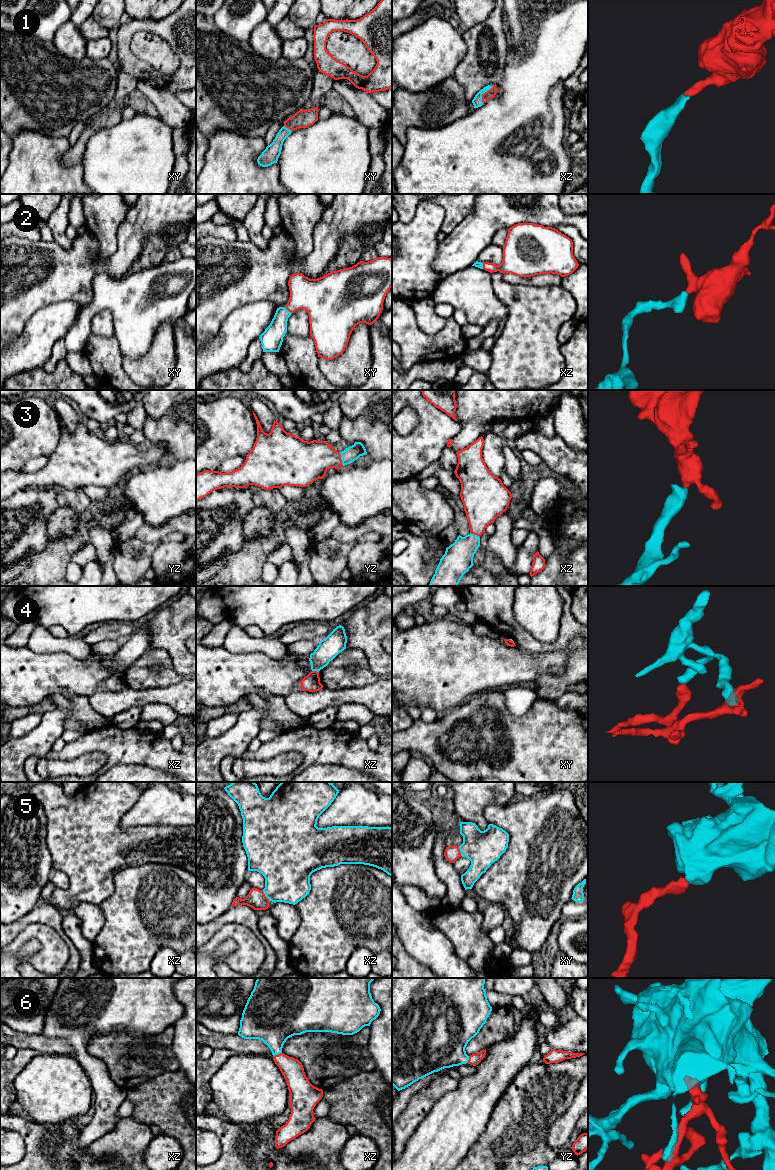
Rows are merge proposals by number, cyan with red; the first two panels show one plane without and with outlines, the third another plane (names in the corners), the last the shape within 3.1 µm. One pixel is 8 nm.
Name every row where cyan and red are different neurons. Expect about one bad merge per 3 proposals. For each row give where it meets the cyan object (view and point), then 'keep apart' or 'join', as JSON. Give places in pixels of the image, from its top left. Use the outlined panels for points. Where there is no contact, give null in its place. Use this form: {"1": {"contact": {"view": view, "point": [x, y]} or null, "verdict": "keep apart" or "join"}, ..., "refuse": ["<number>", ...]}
{"1": {"contact": {"view": "xz", "point": [483, 93]}, "verdict": "join"}, "2": {"contact": {"view": "xy", "point": [287, 310]}, "verdict": "join"}, "3": {"contact": {"view": "yz", "point": [341, 459]}, "verdict": "join"}, "4": {"contact": {"view": "xz", "point": [315, 670]}, "verdict": "keep apart"}, "5": {"contact": {"view": "xz", "point": [265, 895]}, "verdict": "join"}, "6": {"contact": {"view": "xz", "point": [277, 1054]}, "verdict": "join"}, "refuse": ["4"]}

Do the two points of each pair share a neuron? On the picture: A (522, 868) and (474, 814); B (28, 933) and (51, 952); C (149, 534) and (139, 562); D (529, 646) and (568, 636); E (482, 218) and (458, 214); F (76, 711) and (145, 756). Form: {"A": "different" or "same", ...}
{"A": "different", "B": "same", "C": "different", "D": "same", "E": "different", "F": "different"}

